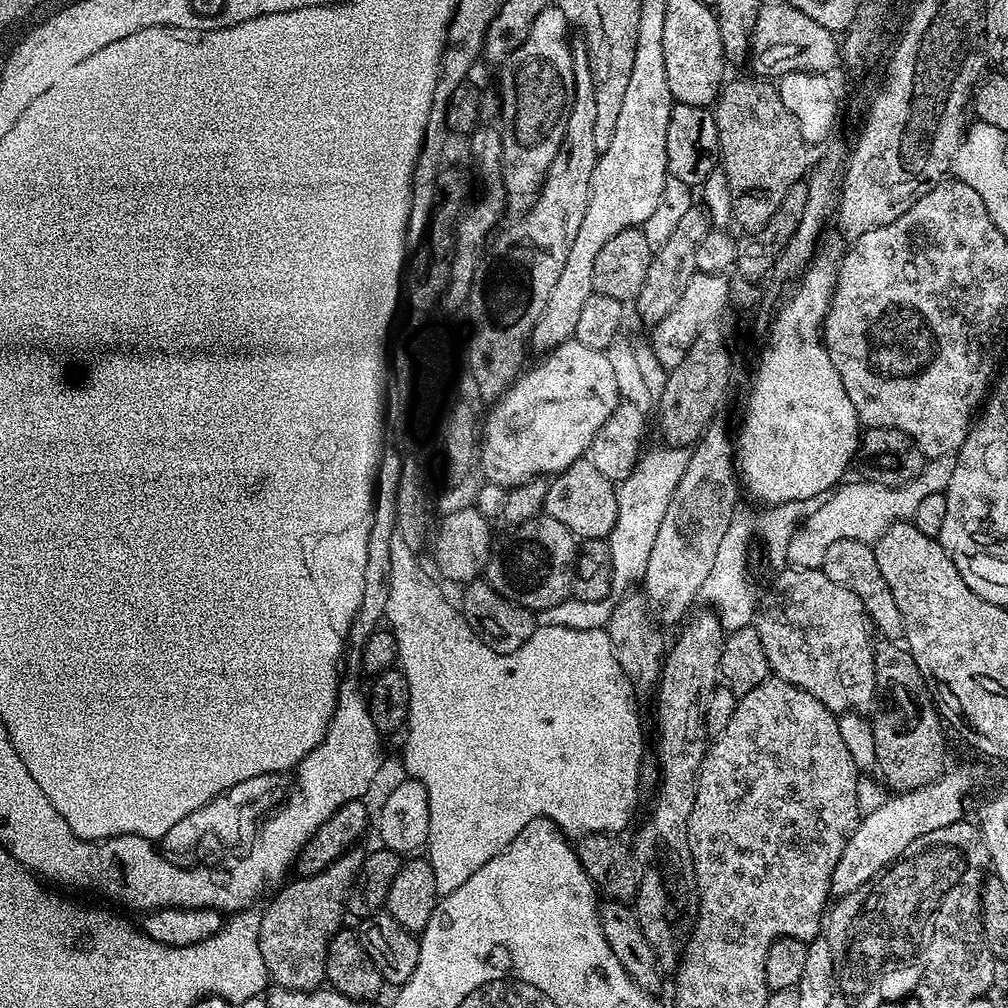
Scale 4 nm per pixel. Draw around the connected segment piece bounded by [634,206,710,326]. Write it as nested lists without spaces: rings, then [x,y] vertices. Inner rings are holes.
[[[694,206],[690,210],[686,210],[673,233],[653,255],[650,269],[647,270],[646,282],[634,301],[637,314],[648,323],[648,326],[654,326],[659,320],[666,318],[666,314],[670,314],[670,310],[674,310],[678,298],[682,298],[682,290],[686,290],[690,278],[697,272],[695,255],[702,238],[708,231],[710,231],[710,220],[705,209]]]

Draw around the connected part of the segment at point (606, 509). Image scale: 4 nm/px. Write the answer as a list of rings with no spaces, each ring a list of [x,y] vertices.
[[[586,458],[575,460],[566,470],[555,473],[548,480],[543,515],[562,522],[581,541],[604,540],[618,518],[617,485],[600,473]]]

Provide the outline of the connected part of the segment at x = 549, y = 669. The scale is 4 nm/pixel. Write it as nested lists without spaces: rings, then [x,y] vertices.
[[[398,534],[390,538],[390,574],[388,575],[388,597],[384,620],[396,643],[396,664],[398,671],[406,678],[408,687],[408,718],[404,736],[402,761],[407,775],[419,780],[426,788],[429,799],[429,834],[426,843],[426,859],[434,870],[437,897],[449,896],[470,874],[475,874],[490,858],[502,854],[506,846],[530,822],[540,816],[553,820],[557,828],[568,838],[579,838],[591,832],[609,834],[623,833],[623,828],[636,812],[636,799],[642,793],[642,769],[644,764],[644,724],[640,721],[640,708],[636,705],[638,693],[632,687],[632,679],[618,666],[614,658],[614,646],[604,628],[578,630],[566,626],[546,625],[537,627],[525,644],[517,648],[500,651],[478,638],[471,624],[459,611],[452,609],[442,589],[436,585],[437,577],[420,565],[421,557]]]

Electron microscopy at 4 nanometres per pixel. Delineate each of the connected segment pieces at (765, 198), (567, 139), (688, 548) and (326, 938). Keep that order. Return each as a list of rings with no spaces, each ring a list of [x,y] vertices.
[[[751,78],[752,80],[732,80],[720,89],[716,97],[714,115],[718,126],[718,142],[720,143],[720,159],[729,183],[732,199],[731,219],[745,233],[757,232],[770,218],[774,218],[774,210],[782,206],[782,198],[786,198],[786,190],[790,186],[803,181],[810,171],[808,152],[810,145],[802,138],[802,130],[798,130],[798,122],[794,114],[786,110],[780,97],[779,87],[768,78]]]
[[[583,38],[573,39],[571,45],[574,98],[572,109],[568,112],[564,137],[558,146],[558,154],[554,154],[554,162],[550,162],[548,175],[538,189],[538,195],[535,197],[536,205],[525,214],[524,220],[518,221],[504,236],[504,248],[508,251],[509,258],[517,260],[520,264],[528,264],[527,275],[536,283],[536,308],[546,306],[546,298],[550,298],[550,290],[554,290],[554,282],[558,282],[558,274],[562,274],[566,258],[570,258],[570,246],[578,234],[578,226],[582,226],[582,218],[586,218],[586,206],[590,198],[590,178],[594,174],[594,166],[601,153],[598,146],[594,146],[594,122],[598,115],[598,102],[594,99],[594,78],[590,74],[588,47]]]
[[[713,422],[691,449],[686,474],[682,474],[682,482],[678,482],[678,490],[674,490],[670,506],[666,506],[666,518],[662,518],[662,526],[658,526],[658,538],[654,538],[654,550],[650,550],[650,562],[646,562],[642,591],[657,621],[665,620],[668,624],[675,620],[683,621],[693,611],[692,603],[697,603],[706,578],[710,578],[722,534],[726,534],[726,526],[730,526],[732,512],[736,509],[736,488],[738,492],[738,464],[734,459],[733,437],[732,440],[728,437],[727,430],[720,422]]]
[[[360,846],[349,848],[333,864],[326,866],[326,870],[313,876],[293,879],[293,884],[285,883],[285,888],[268,905],[263,905],[258,946],[262,950],[262,962],[266,962],[266,970],[273,985],[280,985],[290,991],[311,992],[325,983],[326,950],[332,935],[345,923],[348,889],[356,881],[356,871],[362,866],[366,855],[365,849],[362,849]]]

